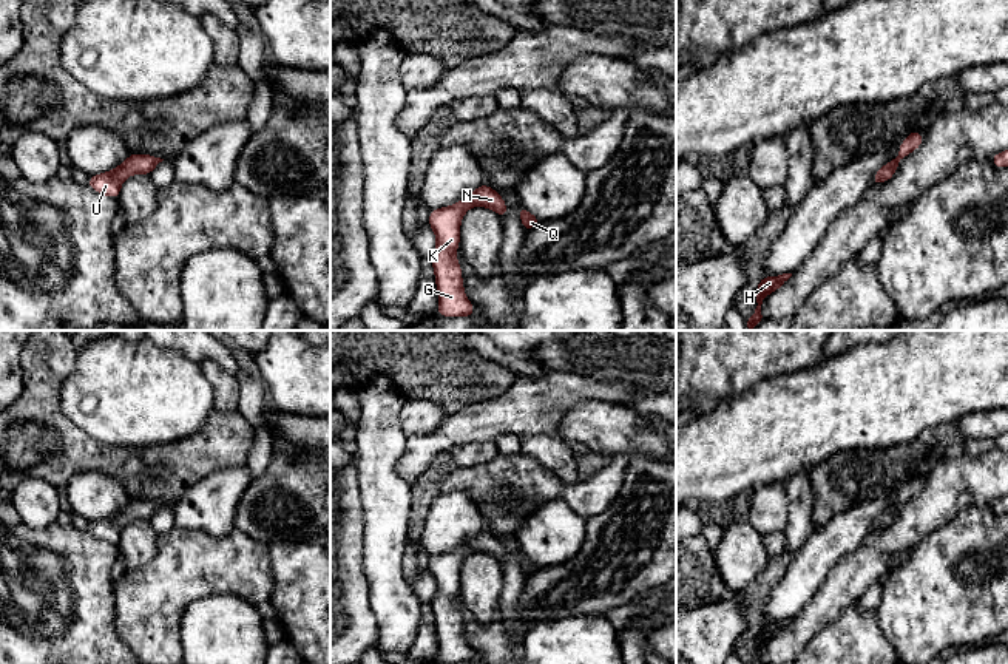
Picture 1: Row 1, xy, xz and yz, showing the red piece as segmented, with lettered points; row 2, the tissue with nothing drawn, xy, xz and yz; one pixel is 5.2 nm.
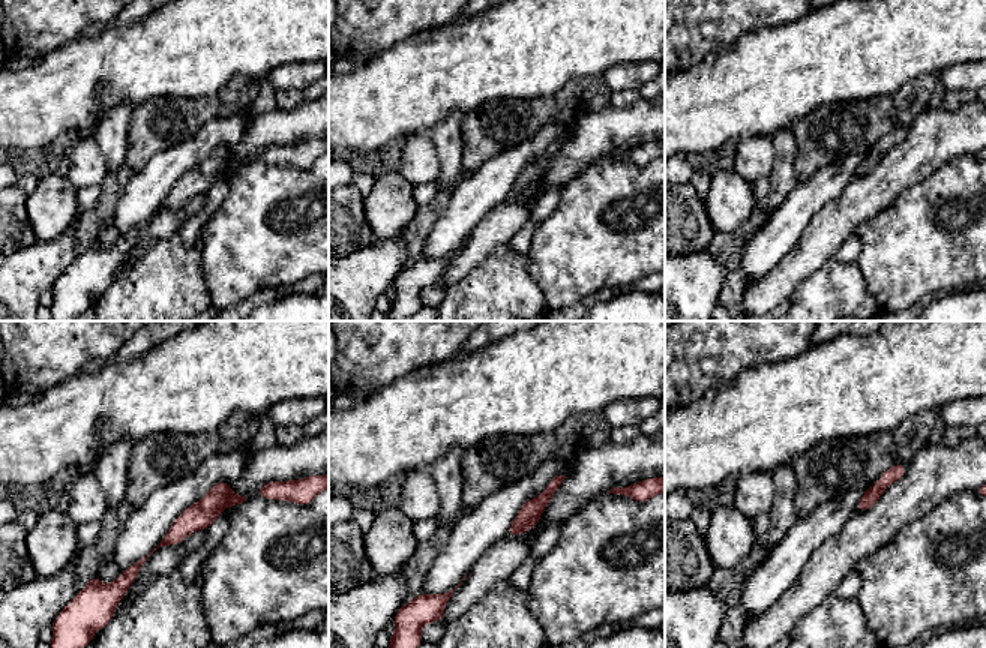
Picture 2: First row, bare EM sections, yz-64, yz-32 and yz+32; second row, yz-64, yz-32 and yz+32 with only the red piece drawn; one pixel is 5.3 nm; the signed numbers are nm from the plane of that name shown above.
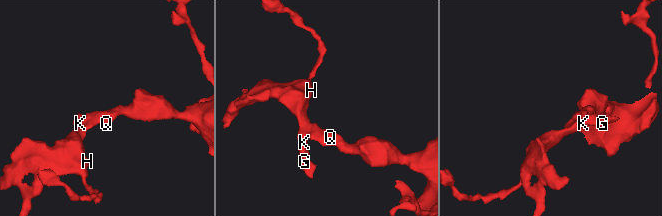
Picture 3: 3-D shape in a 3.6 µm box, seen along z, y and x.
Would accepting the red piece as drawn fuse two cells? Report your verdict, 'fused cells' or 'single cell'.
single cell

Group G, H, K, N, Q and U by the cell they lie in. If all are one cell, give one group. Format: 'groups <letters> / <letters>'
groups G H K N Q U

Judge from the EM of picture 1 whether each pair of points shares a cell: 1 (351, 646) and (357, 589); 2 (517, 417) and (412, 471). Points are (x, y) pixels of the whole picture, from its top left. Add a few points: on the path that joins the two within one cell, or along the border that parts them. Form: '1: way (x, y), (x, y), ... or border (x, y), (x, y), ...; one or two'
1: way (355, 632), (355, 603); one
2: way (490, 419), (462, 426), (436, 443); one

